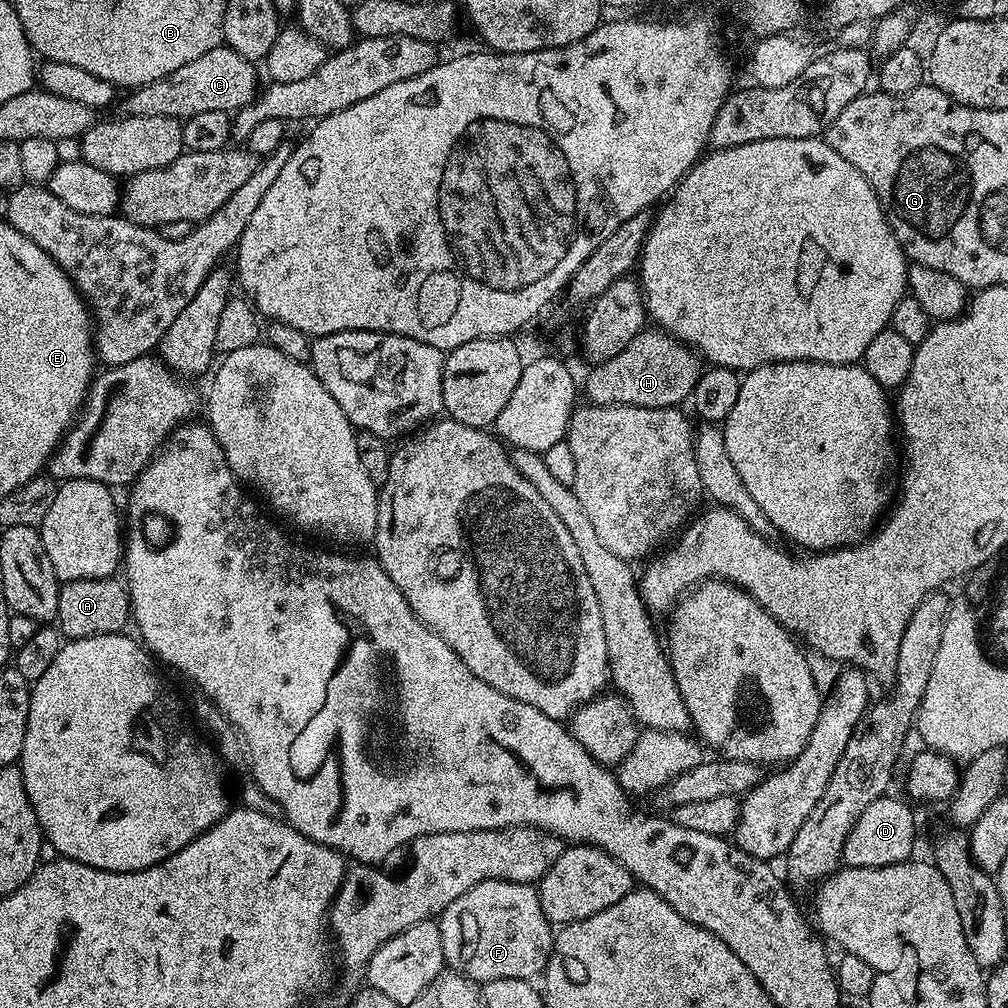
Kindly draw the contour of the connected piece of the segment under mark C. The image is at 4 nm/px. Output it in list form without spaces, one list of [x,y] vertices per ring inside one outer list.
[[[221,46],[194,58],[194,62],[186,62],[186,66],[174,70],[166,78],[131,89],[123,95],[126,97],[119,99],[118,112],[120,116],[159,116],[175,118],[180,122],[206,110],[235,114],[258,95],[256,68],[253,61],[242,58],[242,54],[233,48]]]

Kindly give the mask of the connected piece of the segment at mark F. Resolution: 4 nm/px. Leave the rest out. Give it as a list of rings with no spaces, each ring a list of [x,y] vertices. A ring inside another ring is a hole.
[[[505,880],[478,882],[478,886],[446,906],[438,923],[447,967],[477,982],[539,977],[552,952],[554,928],[546,914],[542,914],[539,891],[530,884]]]

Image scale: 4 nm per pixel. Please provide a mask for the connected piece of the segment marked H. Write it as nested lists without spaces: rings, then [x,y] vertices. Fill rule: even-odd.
[[[645,330],[635,336],[622,350],[606,362],[589,367],[588,377],[582,380],[582,392],[594,404],[629,404],[643,408],[675,408],[683,405],[691,397],[694,386],[702,371],[702,360],[687,344],[676,339],[670,332],[663,330]]]

